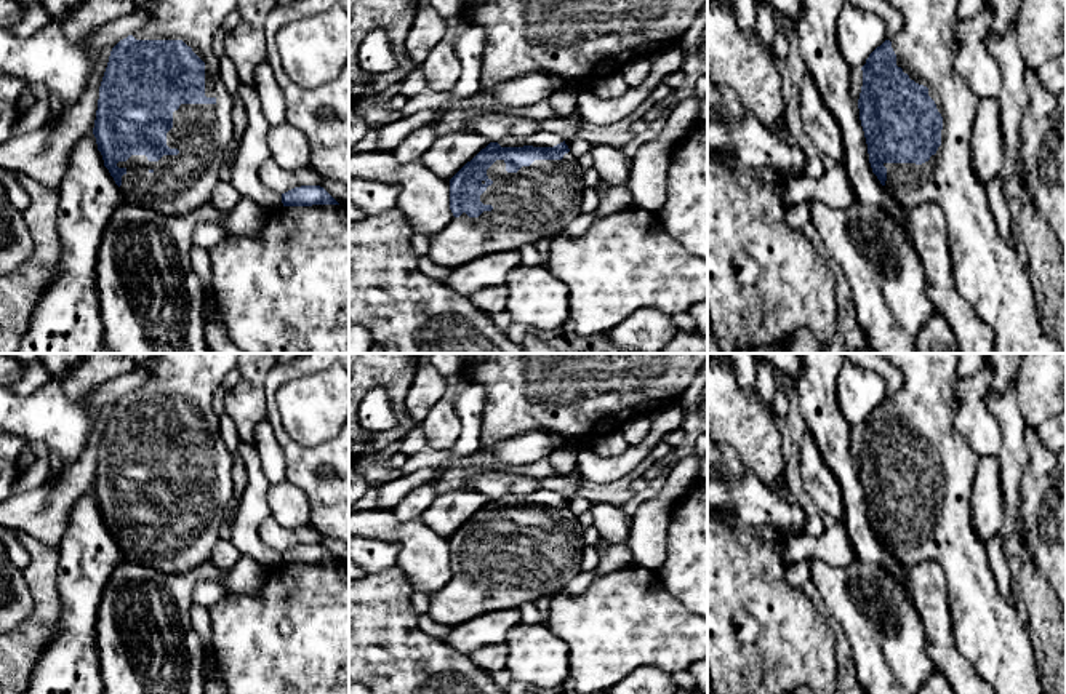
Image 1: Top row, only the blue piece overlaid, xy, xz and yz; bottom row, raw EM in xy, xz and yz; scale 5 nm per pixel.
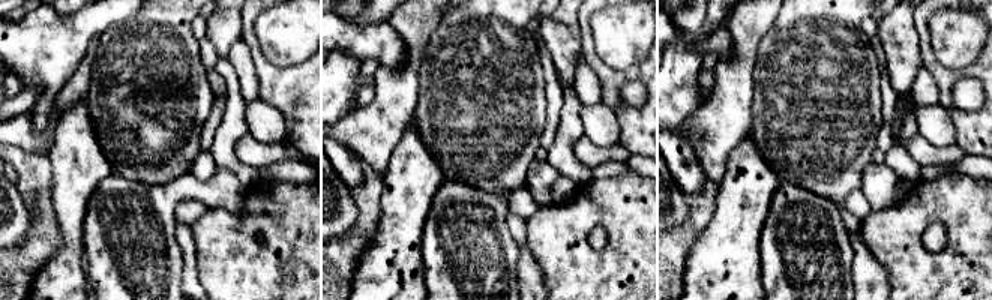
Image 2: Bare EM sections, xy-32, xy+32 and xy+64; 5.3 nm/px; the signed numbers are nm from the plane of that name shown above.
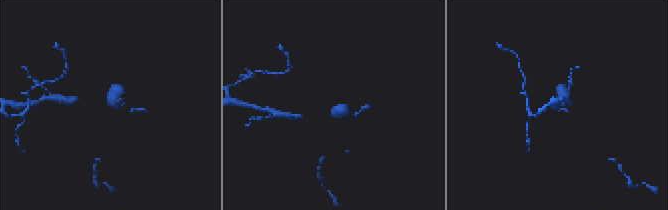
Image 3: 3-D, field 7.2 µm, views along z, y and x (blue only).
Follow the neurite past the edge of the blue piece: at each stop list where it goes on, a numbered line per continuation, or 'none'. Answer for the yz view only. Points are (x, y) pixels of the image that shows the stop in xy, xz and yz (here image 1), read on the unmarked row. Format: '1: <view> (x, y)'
1: yz (988, 632)

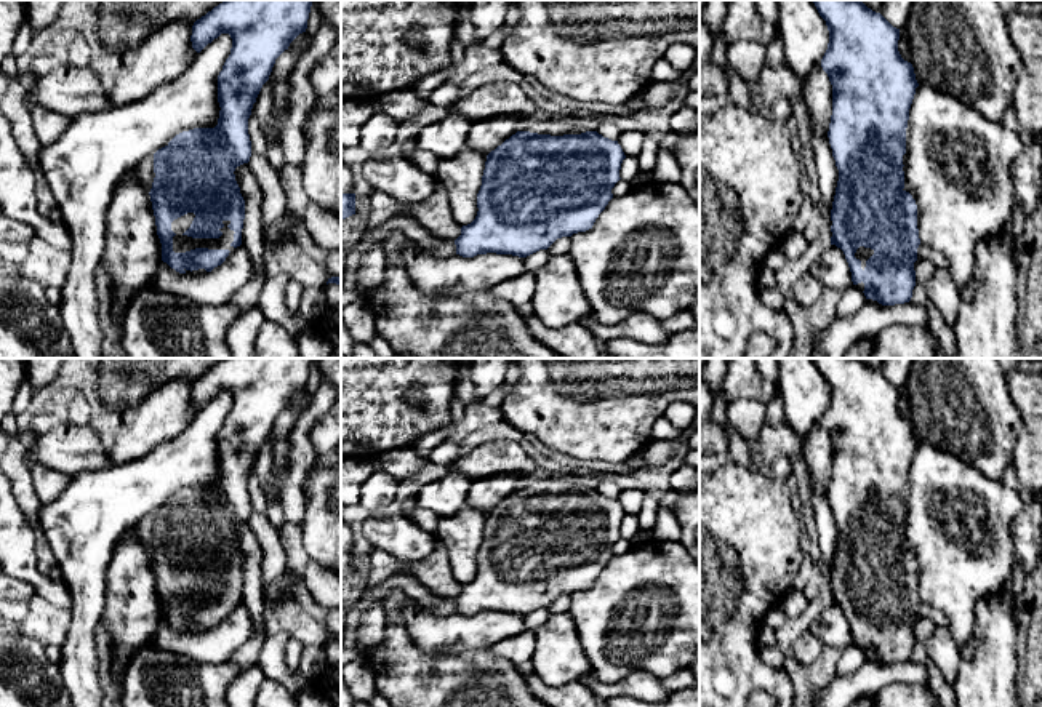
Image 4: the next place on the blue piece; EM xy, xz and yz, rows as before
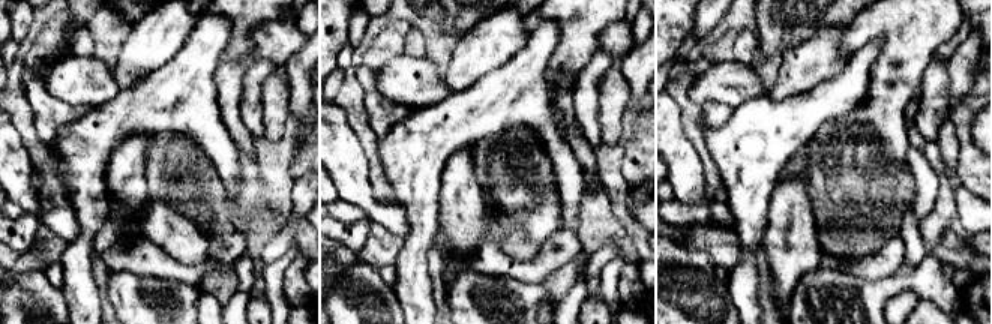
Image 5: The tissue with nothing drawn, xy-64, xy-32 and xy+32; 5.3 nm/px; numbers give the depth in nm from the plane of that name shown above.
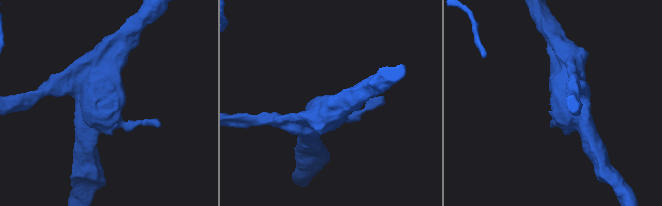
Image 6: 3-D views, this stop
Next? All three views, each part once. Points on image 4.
1: xy (181, 602)
2: yz (863, 613)

